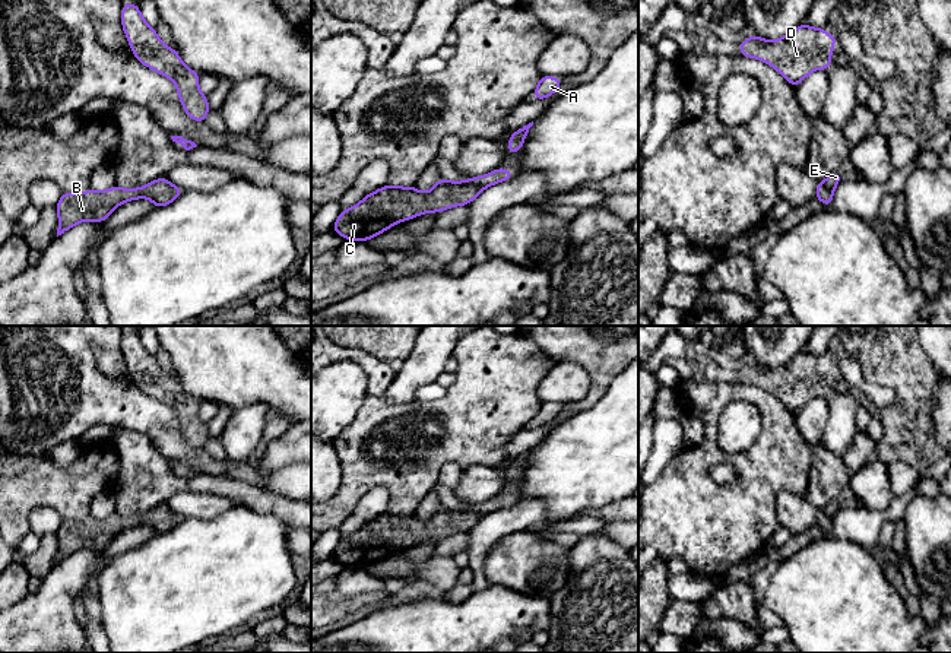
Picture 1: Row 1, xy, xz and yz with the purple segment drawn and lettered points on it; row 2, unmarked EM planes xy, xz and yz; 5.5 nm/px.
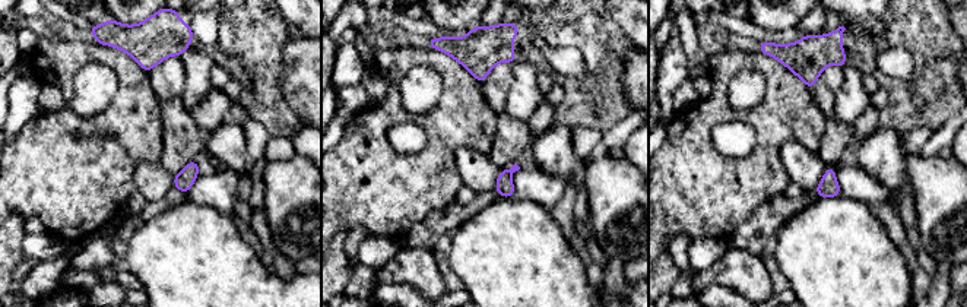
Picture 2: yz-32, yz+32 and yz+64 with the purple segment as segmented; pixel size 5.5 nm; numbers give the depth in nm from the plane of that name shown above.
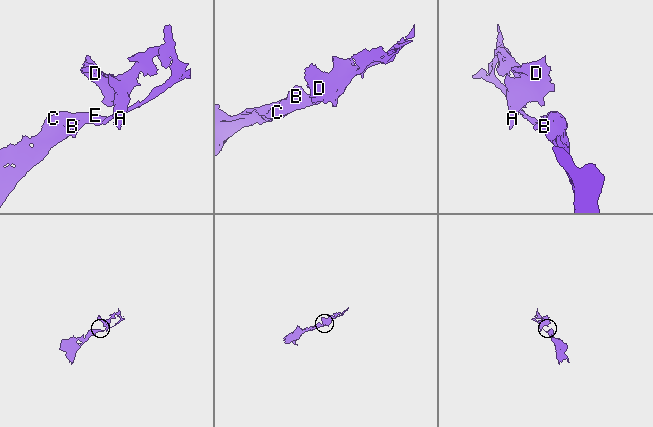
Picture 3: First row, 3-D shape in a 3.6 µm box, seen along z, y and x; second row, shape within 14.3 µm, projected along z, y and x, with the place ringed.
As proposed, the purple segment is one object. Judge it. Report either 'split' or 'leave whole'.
leave whole

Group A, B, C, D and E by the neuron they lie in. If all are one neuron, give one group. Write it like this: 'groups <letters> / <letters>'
groups A B C D E

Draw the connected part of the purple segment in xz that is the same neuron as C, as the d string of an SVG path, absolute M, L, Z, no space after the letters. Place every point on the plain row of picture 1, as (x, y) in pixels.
M504 495L466 508L447 508L440 504L437 511L425 520L418 519L415 513L387 511L355 533L340 538L332 557L348 568L368 568L393 552L422 541L440 541L459 532L467 533L484 516L513 504L514 500Z

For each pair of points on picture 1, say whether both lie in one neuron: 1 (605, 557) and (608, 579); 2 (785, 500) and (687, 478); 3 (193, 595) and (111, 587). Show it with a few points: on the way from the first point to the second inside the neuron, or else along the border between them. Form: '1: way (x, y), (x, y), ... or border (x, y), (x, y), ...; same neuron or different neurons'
1: way (605, 563), (605, 573); same neuron
2: border (802, 494), (777, 494), (779, 525); different neurons
3: way (173, 593), (145, 593), (132, 587); same neuron

